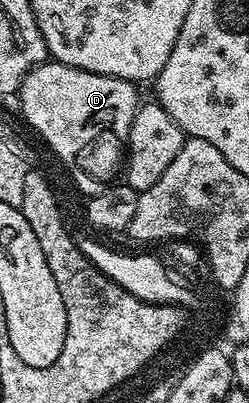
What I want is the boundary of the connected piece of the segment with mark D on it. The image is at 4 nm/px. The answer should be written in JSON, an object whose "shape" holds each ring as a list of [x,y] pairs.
{"shape":[[[47,61],[26,74],[16,99],[22,102],[22,115],[26,123],[42,135],[42,139],[55,151],[57,158],[70,159],[90,135],[98,131],[130,131],[132,121],[140,106],[139,88],[127,79],[108,77],[100,73],[88,73],[72,65]]]}

